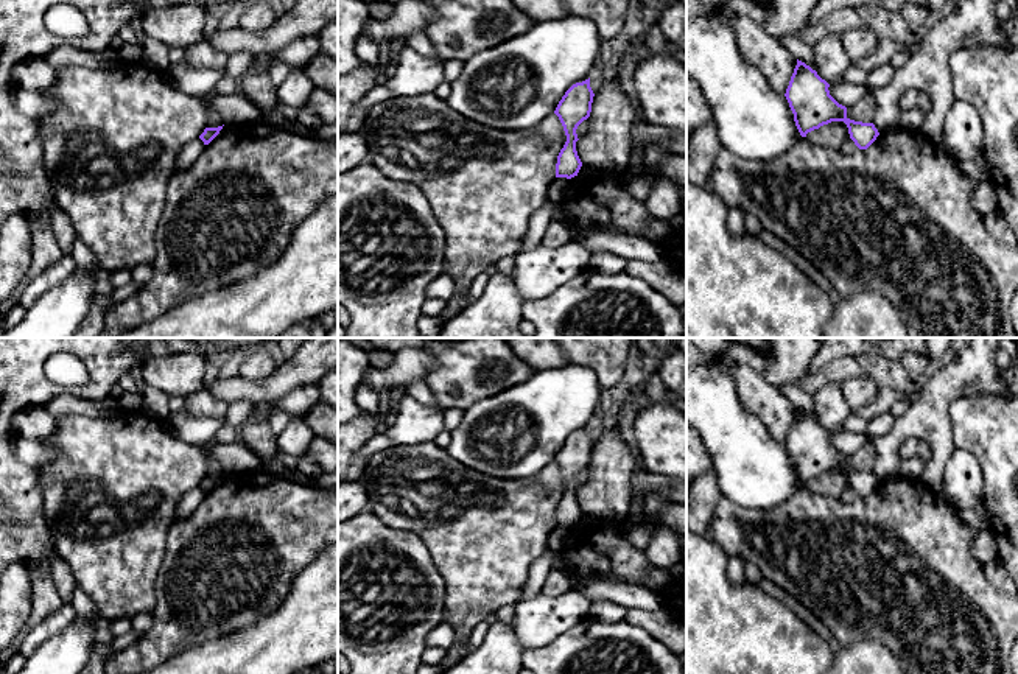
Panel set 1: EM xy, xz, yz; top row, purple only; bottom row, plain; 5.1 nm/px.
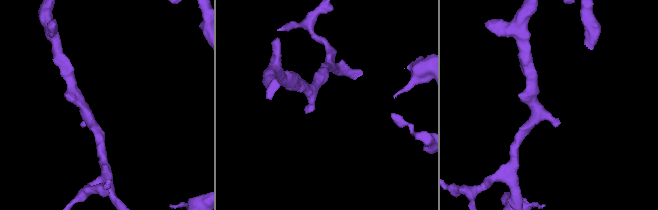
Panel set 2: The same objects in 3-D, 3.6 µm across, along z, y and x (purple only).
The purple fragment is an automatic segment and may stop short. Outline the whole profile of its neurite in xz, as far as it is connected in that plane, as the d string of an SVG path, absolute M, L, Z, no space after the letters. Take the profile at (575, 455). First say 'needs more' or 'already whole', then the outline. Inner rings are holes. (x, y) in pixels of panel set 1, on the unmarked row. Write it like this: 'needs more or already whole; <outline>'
already whole; M590 427L573 433L562 448L559 450L554 462L559 465L567 490L557 504L556 512L556 526L571 528L577 525L582 511L576 500L577 475L590 465L591 451L593 451L593 439L590 436Z

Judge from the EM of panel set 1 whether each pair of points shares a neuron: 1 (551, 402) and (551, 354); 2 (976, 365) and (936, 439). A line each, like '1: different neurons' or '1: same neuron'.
1: different neurons
2: same neuron

